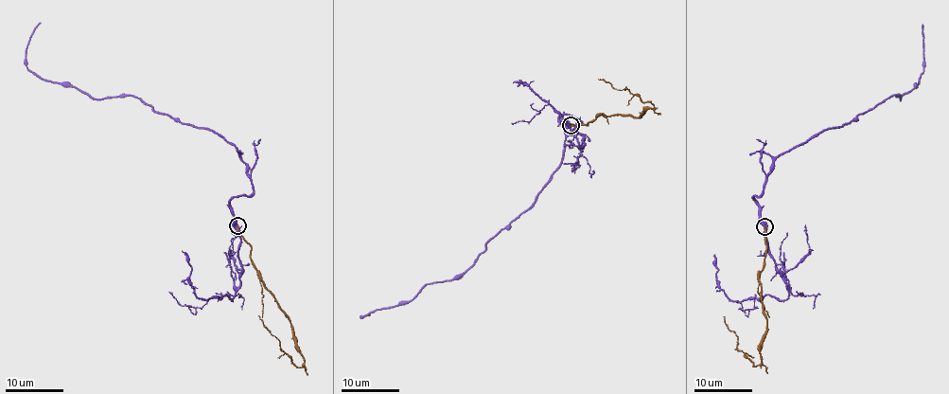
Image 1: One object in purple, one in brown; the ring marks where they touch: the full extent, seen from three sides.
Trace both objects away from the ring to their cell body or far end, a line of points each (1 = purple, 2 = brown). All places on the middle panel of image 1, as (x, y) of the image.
1: (571, 126), (558, 120), (580, 122), (537, 198), (467, 269), (360, 316), (370, 314)
2: (571, 126), (587, 124), (598, 116), (640, 117), (649, 108), (655, 109), (627, 89), (620, 90), (598, 80)

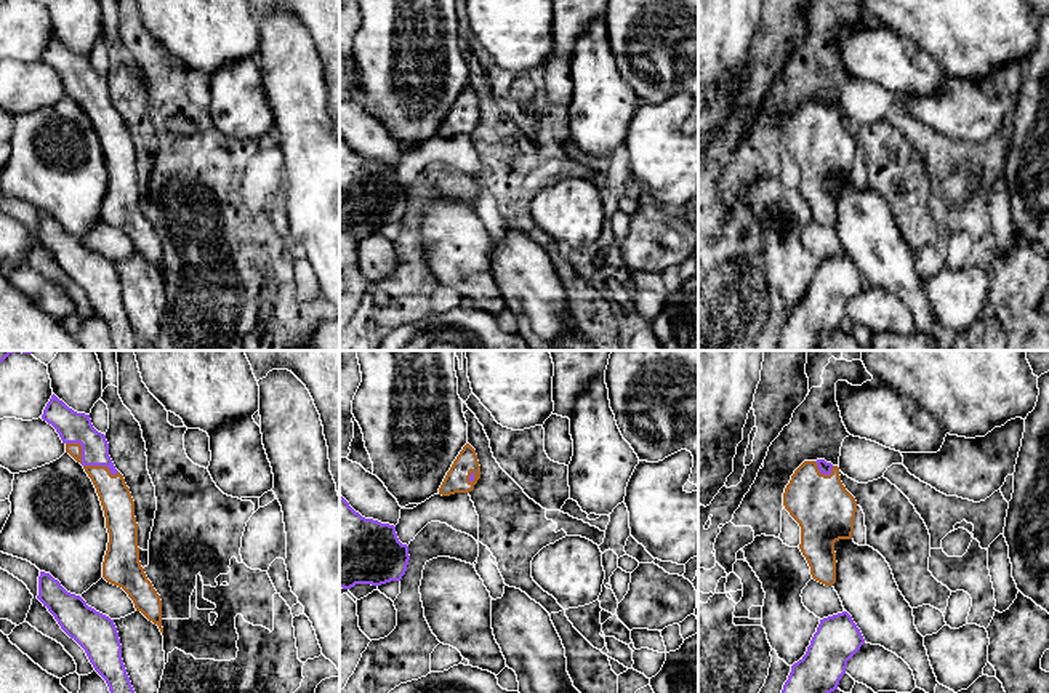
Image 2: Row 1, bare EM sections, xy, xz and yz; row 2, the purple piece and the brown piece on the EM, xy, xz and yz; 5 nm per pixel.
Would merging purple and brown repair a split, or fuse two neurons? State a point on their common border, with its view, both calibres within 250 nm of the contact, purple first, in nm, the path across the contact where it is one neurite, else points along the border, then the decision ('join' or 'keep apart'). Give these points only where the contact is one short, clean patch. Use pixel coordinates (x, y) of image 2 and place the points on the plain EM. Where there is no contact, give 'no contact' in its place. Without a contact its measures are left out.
xy (84, 106) | 160/160 nm | across xy (74, 69), (84, 84), (84, 106), (114, 136) | join

